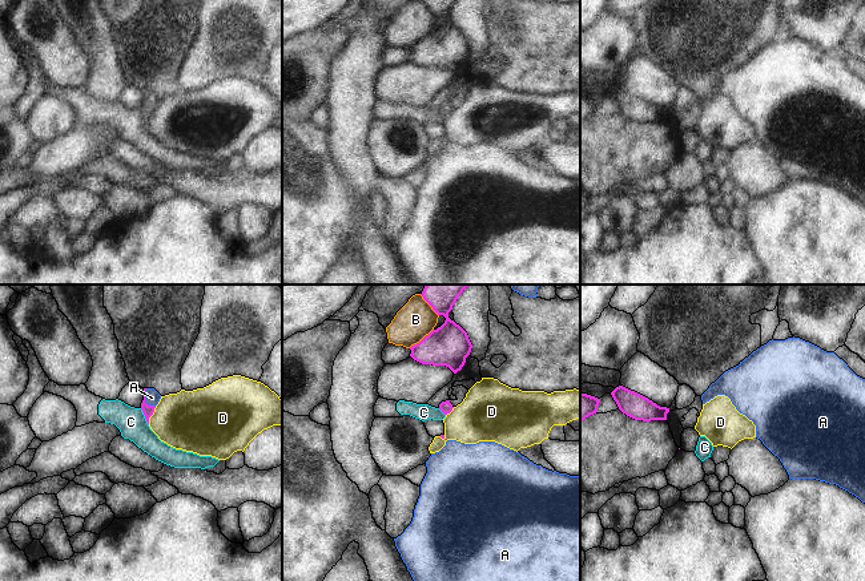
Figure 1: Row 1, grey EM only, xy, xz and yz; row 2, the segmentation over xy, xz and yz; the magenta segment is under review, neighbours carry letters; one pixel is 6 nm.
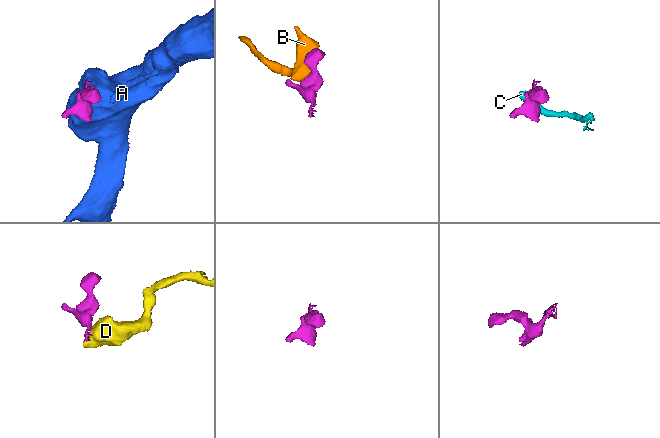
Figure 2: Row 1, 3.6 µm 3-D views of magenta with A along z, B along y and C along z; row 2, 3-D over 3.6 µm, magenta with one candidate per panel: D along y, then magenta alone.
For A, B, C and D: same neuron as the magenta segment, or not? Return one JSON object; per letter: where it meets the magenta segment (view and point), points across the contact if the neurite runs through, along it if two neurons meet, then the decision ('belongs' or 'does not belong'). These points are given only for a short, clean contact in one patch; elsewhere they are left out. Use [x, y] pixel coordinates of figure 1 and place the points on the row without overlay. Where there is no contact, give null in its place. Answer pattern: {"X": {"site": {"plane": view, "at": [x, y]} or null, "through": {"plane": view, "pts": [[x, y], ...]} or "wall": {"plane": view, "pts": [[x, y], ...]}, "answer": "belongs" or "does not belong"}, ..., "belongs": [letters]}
{"A": {"site": {"plane": "xy", "at": [148, 107]}, "through": {"plane": "xy", "pts": [[148, 112], [148, 107], [152, 100]]}, "answer": "belongs"}, "B": {"site": {"plane": "xz", "at": [422, 41]}, "answer": "does not belong"}, "C": {"site": {"plane": "xy", "at": [145, 118]}, "wall": {"plane": "xy", "pts": [[140, 111], [148, 126]]}, "answer": "does not belong"}, "D": {"site": {"plane": "xy", "at": [152, 116]}, "wall": {"plane": "xy", "pts": [[156, 109], [148, 125]]}, "answer": "does not belong"}, "belongs": ["A"]}

